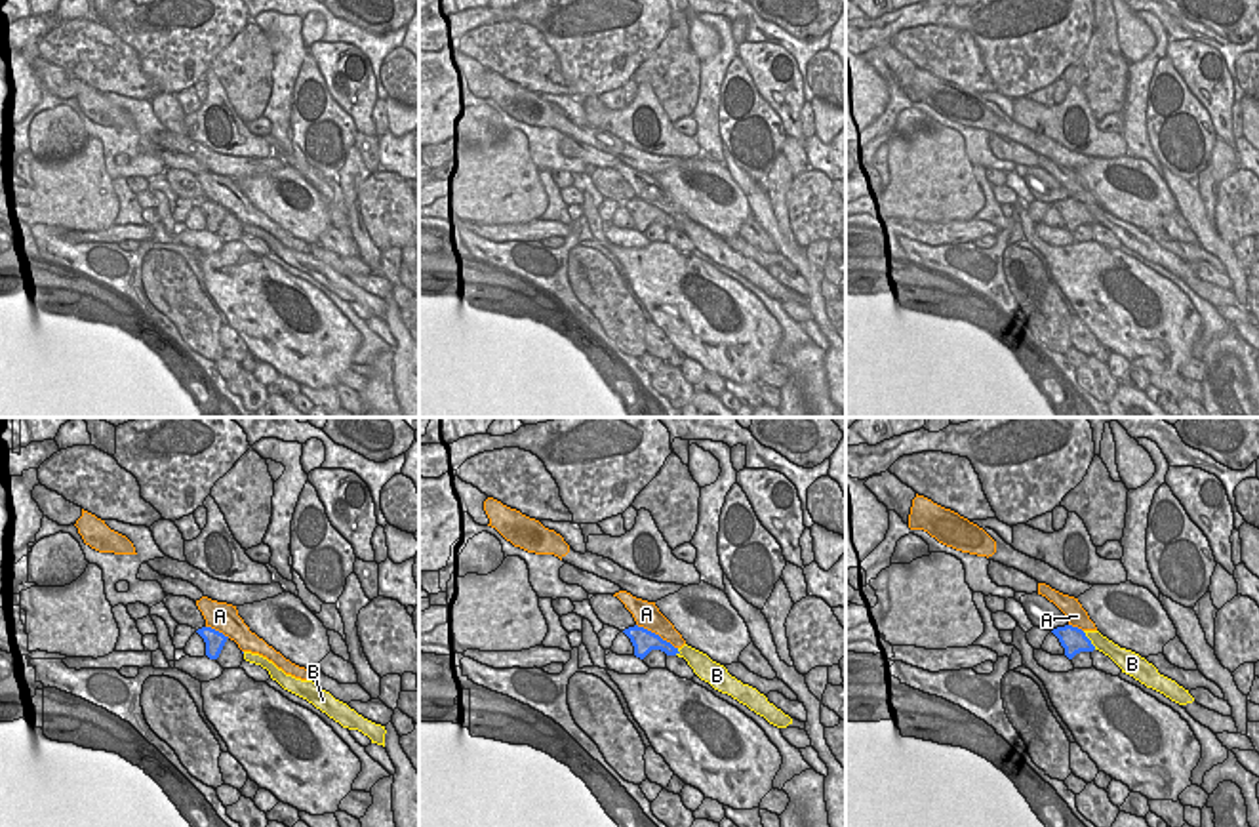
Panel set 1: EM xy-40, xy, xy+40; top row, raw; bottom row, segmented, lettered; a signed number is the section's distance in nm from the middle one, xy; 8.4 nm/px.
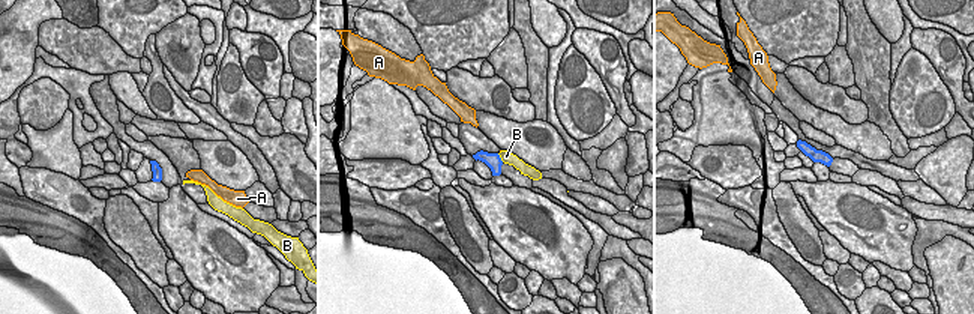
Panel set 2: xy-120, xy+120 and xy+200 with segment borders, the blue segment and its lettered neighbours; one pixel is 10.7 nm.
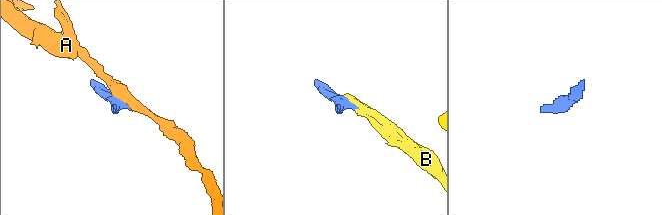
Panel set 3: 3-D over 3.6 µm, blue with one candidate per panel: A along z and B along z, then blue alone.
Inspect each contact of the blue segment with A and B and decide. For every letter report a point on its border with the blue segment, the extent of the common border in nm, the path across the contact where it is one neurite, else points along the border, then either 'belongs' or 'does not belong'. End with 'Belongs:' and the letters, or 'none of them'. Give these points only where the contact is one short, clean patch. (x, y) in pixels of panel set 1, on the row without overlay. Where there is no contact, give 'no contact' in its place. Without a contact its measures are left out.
A: meets blue in xy at (658, 208); contact 420 nm long; border along xy (637, 197), (658, 206), (677, 221); does not belong
B: meets blue in xy+40 at (1090, 214); contact 200 nm long; border along xy+40 (1082, 204), (1096, 221); does not belong
Belongs: none of them

